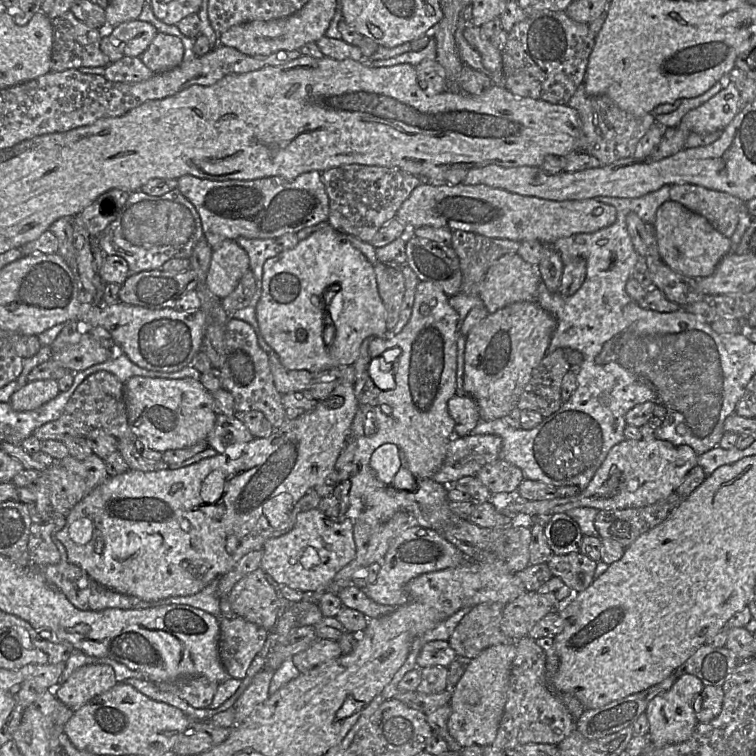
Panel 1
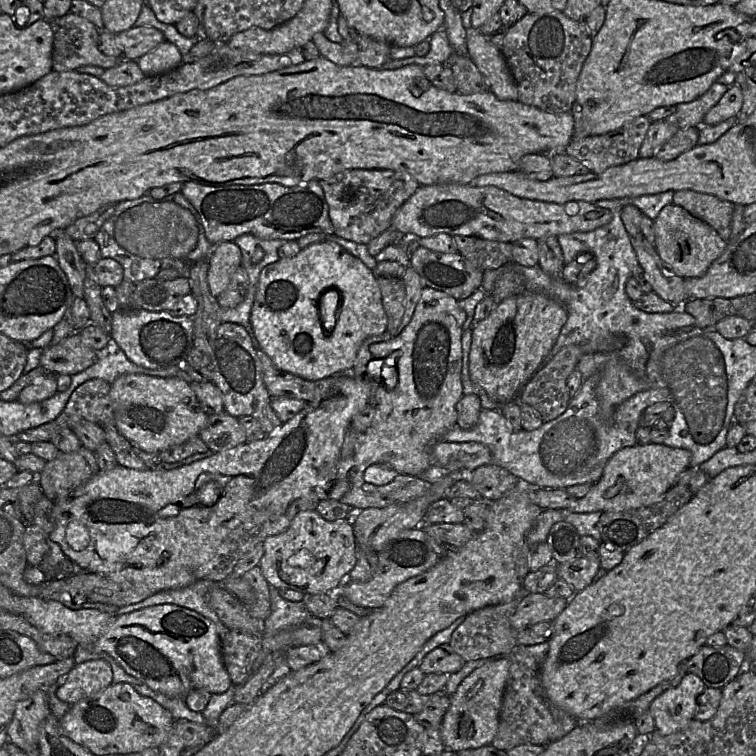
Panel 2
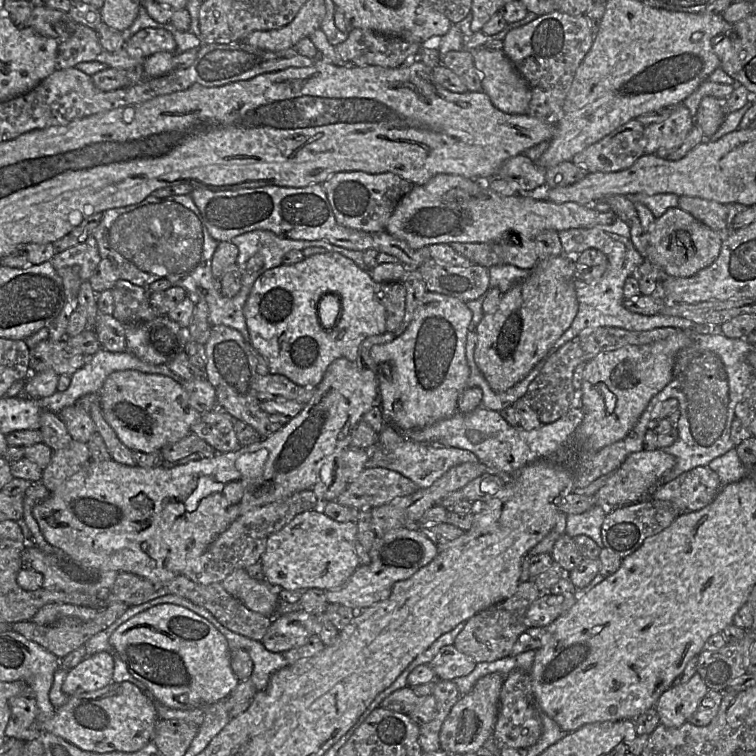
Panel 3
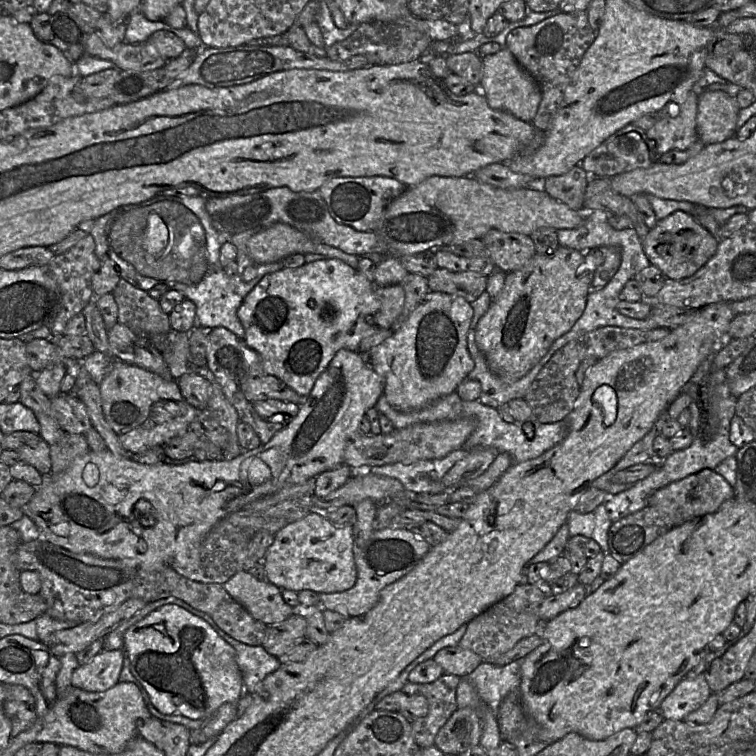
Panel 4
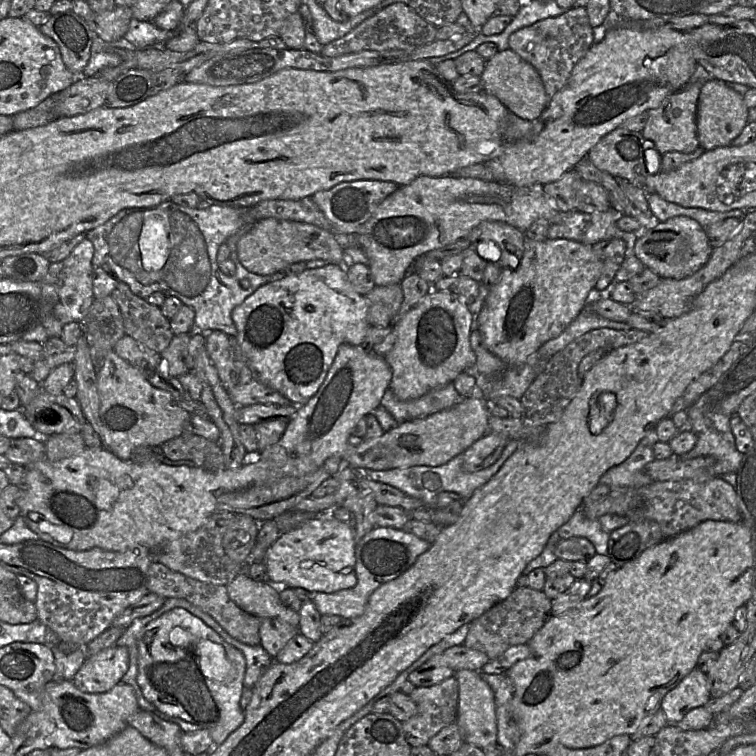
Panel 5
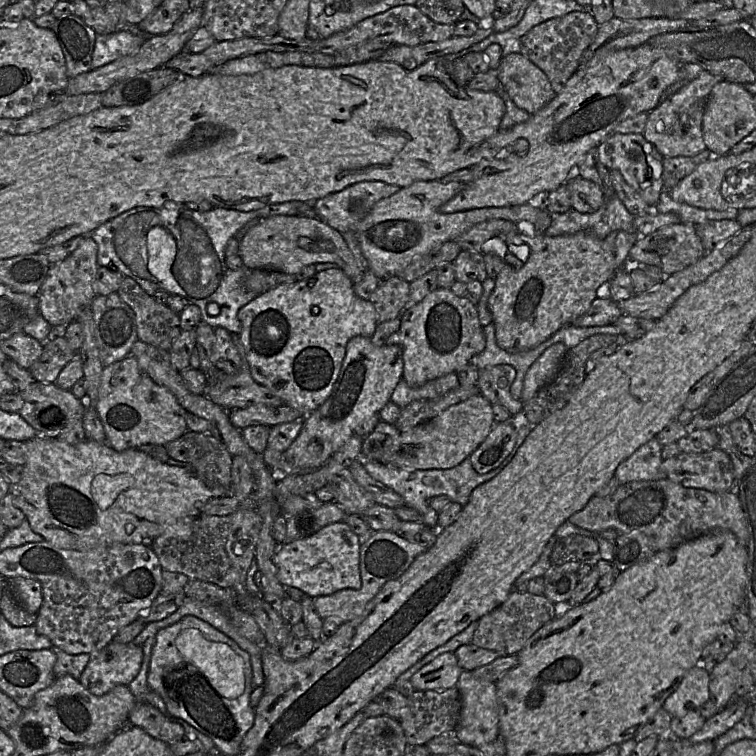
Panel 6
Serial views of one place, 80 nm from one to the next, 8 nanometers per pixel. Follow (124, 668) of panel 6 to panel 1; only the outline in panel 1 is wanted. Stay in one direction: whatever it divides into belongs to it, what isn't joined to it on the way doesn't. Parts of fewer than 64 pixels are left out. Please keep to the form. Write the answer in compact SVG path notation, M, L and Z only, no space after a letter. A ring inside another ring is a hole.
M104 664L84 665L54 690L55 697L76 711L117 684L114 670Z

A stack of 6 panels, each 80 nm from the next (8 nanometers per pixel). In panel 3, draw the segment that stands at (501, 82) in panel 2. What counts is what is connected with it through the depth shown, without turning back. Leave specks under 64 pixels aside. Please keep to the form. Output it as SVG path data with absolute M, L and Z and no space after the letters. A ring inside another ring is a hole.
M483 46L469 51L482 77L482 91L493 106L506 114L528 114L531 100L529 85L503 50Z

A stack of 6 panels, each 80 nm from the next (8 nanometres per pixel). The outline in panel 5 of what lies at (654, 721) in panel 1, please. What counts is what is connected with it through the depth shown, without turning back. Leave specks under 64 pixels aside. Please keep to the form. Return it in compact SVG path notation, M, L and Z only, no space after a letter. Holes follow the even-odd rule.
M695 668L662 699L660 709L668 724L677 724L692 709L710 700L706 673Z

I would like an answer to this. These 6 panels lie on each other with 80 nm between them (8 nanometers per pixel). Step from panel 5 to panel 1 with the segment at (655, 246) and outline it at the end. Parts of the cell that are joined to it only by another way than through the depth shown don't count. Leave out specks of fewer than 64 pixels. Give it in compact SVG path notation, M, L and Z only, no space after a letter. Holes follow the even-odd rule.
M671 199L658 207L653 225L662 261L675 272L689 277L712 275L720 260L732 249L730 238L717 231L705 217Z

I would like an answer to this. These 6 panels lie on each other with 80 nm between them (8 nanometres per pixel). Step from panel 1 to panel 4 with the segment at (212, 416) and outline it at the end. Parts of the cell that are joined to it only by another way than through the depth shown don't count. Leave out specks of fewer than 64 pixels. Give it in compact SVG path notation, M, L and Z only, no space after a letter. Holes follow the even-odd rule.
M117 359L113 360L99 386L105 419L129 456L153 446L164 446L169 440L187 432L198 415L198 410L183 397L176 380L167 381Z

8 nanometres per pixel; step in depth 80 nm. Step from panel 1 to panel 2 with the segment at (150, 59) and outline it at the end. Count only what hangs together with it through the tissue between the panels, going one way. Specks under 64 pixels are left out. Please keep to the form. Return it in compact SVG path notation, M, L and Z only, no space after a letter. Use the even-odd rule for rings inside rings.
M165 40L153 50L137 59L139 67L147 75L162 74L178 67L183 60L179 49Z

